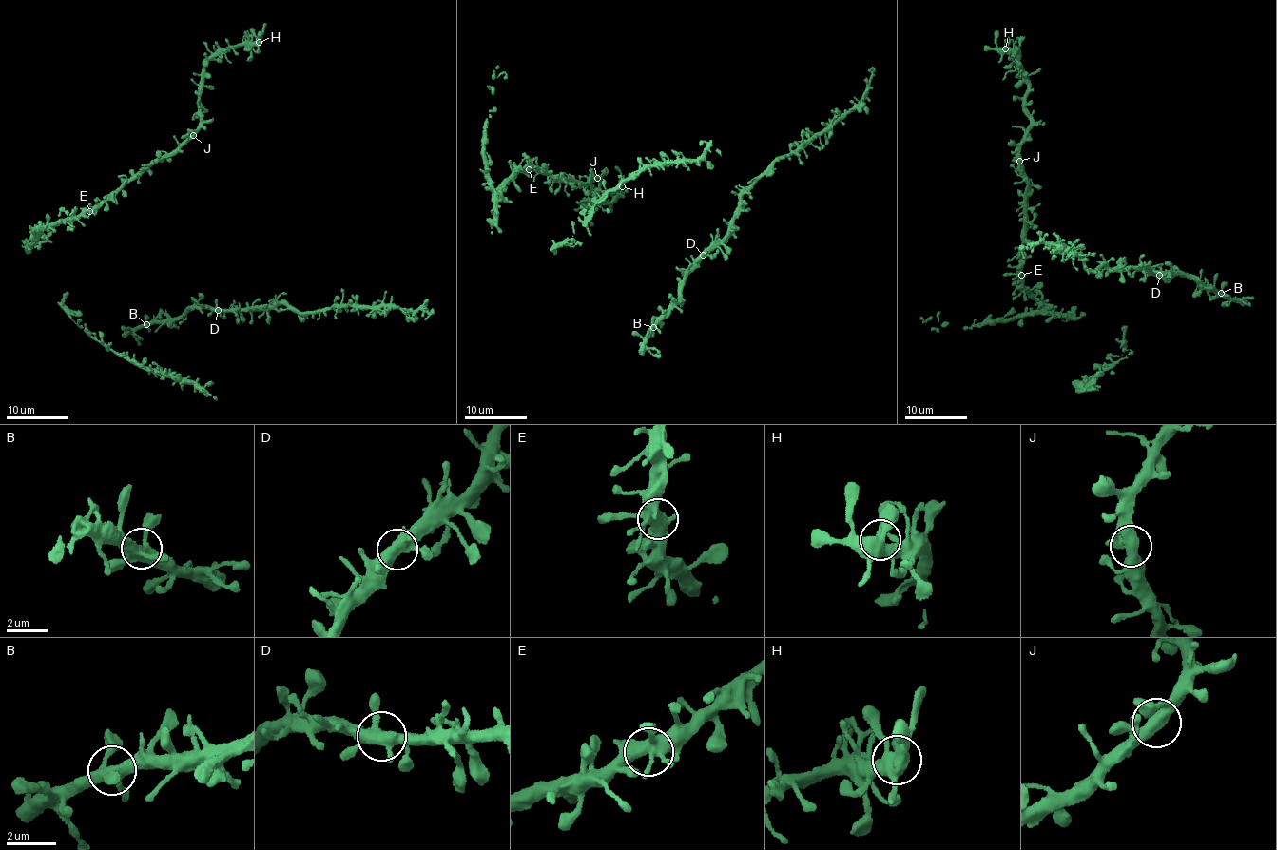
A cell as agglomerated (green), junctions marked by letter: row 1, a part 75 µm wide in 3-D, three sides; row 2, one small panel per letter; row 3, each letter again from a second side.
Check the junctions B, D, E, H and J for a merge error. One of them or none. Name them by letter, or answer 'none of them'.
none of them

